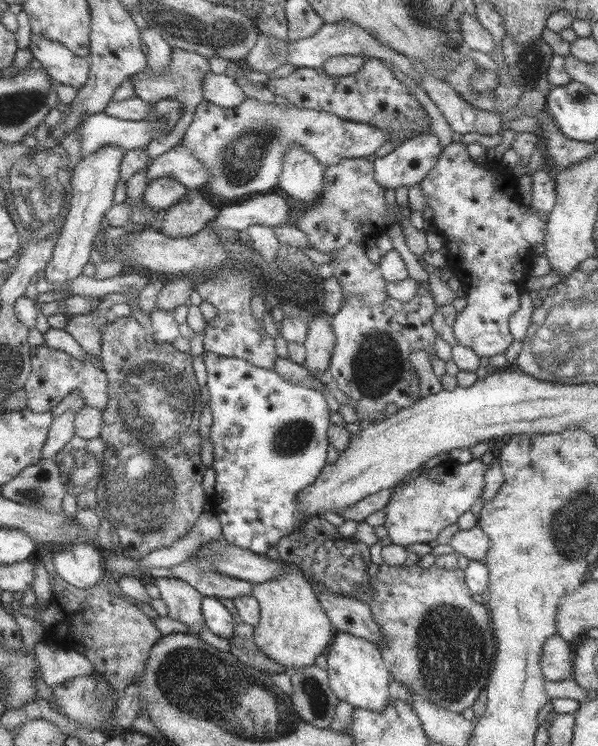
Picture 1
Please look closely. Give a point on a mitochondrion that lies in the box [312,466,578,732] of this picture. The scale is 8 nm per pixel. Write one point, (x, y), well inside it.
(453, 653)

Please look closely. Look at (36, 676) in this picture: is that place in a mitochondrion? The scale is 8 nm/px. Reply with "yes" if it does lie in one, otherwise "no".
no

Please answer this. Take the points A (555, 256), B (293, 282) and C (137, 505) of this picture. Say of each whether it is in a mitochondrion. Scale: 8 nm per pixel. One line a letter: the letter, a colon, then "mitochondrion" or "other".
A: other
B: mitochondrion
C: mitochondrion

